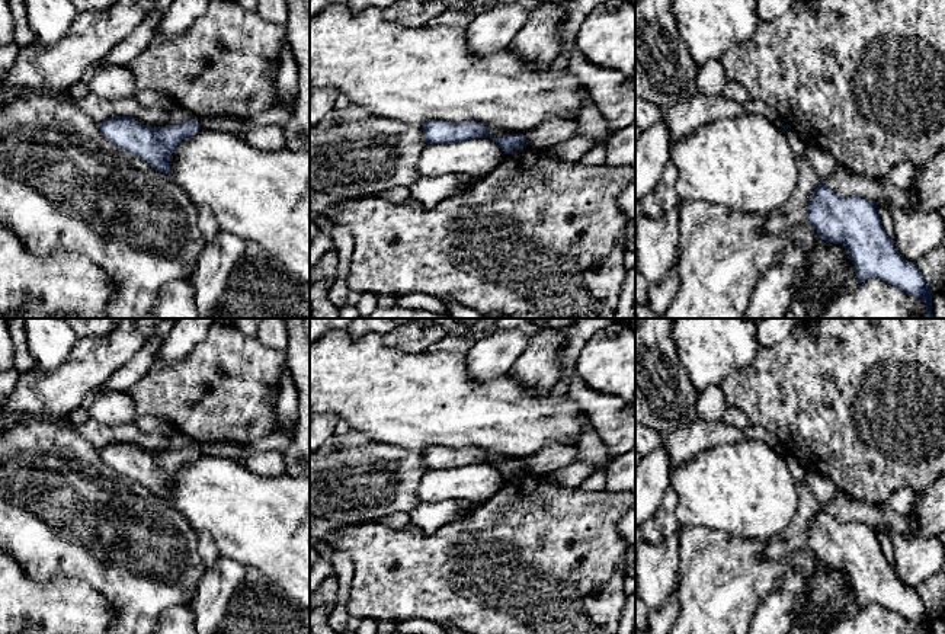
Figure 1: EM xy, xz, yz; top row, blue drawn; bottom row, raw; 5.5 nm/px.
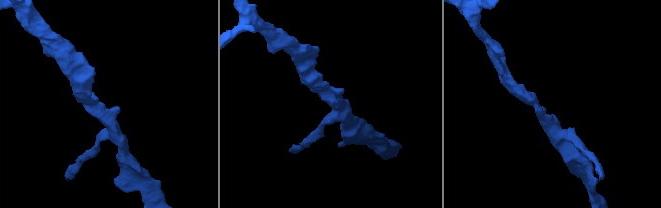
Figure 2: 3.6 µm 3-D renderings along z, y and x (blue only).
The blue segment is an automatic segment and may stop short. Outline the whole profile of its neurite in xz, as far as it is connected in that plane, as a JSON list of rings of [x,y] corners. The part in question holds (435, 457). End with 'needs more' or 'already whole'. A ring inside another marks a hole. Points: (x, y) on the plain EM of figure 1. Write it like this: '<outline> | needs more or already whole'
[[[561,444],[547,445],[538,454],[525,461],[504,460],[493,462],[486,451],[475,446],[427,446],[422,449],[422,454],[427,470],[451,470],[472,464],[490,464],[504,477],[504,480],[510,480],[512,477],[526,471],[550,476],[558,468],[579,461],[577,449]]] | needs more

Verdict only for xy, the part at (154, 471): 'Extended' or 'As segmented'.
Extended

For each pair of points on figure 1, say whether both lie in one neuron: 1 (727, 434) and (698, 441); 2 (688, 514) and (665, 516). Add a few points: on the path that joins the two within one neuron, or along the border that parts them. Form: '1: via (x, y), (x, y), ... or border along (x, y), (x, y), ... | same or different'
1: via (720, 434), (705, 435) | same
2: border along (670, 484), (678, 496), (675, 518), (679, 527) | different

